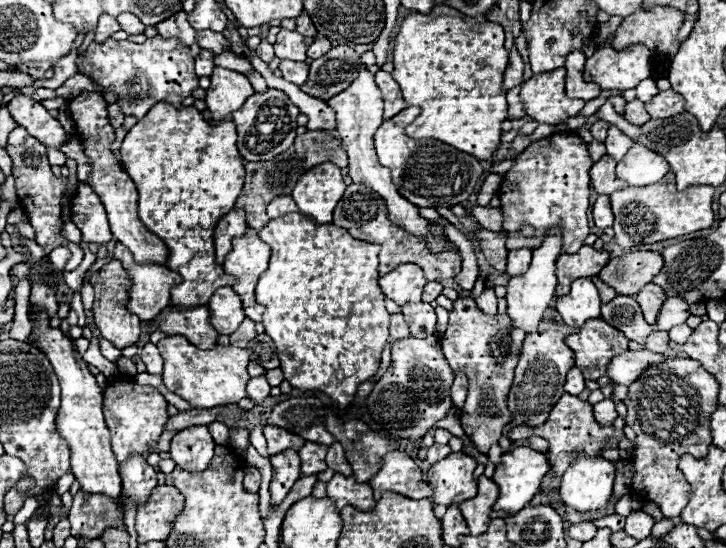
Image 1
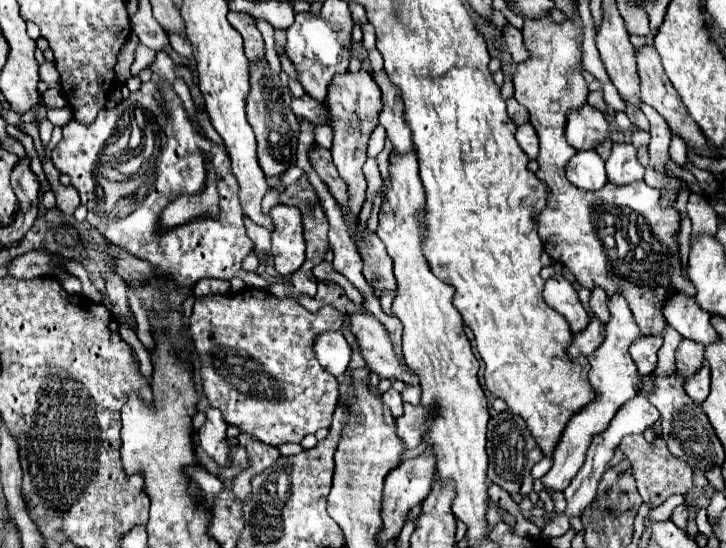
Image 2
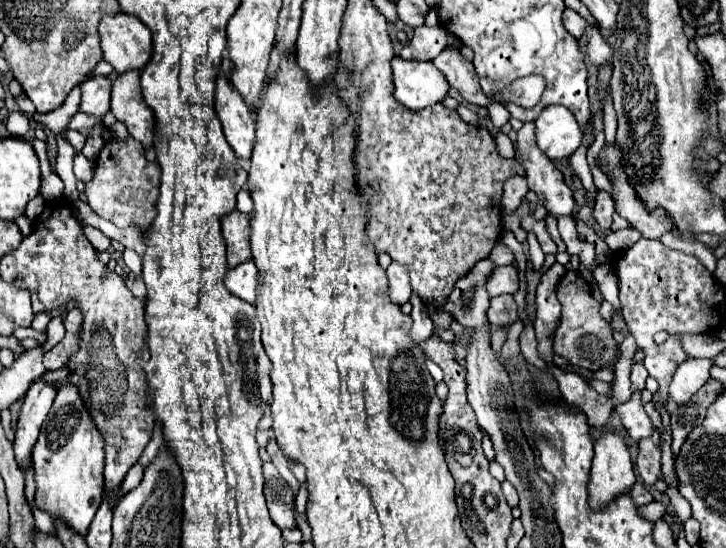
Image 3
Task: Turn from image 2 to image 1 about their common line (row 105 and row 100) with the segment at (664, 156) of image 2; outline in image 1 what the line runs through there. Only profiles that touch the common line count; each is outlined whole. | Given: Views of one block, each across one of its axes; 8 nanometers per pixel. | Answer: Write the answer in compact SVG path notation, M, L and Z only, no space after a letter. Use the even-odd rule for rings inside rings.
M646 78L646 82L640 82L636 86L636 98L642 100L642 102L648 102L656 94L658 94L658 88L656 88L656 80L654 78Z

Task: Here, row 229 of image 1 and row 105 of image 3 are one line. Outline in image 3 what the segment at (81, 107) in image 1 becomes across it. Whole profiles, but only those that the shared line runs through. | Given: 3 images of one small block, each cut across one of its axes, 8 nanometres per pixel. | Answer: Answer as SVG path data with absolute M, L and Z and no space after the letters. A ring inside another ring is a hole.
M128 70L124 74L116 74L112 80L112 102L110 112L122 124L126 124L130 136L138 140L142 146L152 146L154 136L154 116L150 108L146 108L140 94L140 72Z

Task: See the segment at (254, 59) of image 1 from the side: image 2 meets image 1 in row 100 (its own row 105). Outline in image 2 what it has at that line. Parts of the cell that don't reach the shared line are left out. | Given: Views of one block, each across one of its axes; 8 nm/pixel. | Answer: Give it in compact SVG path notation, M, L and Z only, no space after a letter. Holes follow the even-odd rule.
M304 94L300 98L292 100L292 110L296 116L302 116L314 124L326 124L326 120L322 120L322 102L314 100L312 96Z

